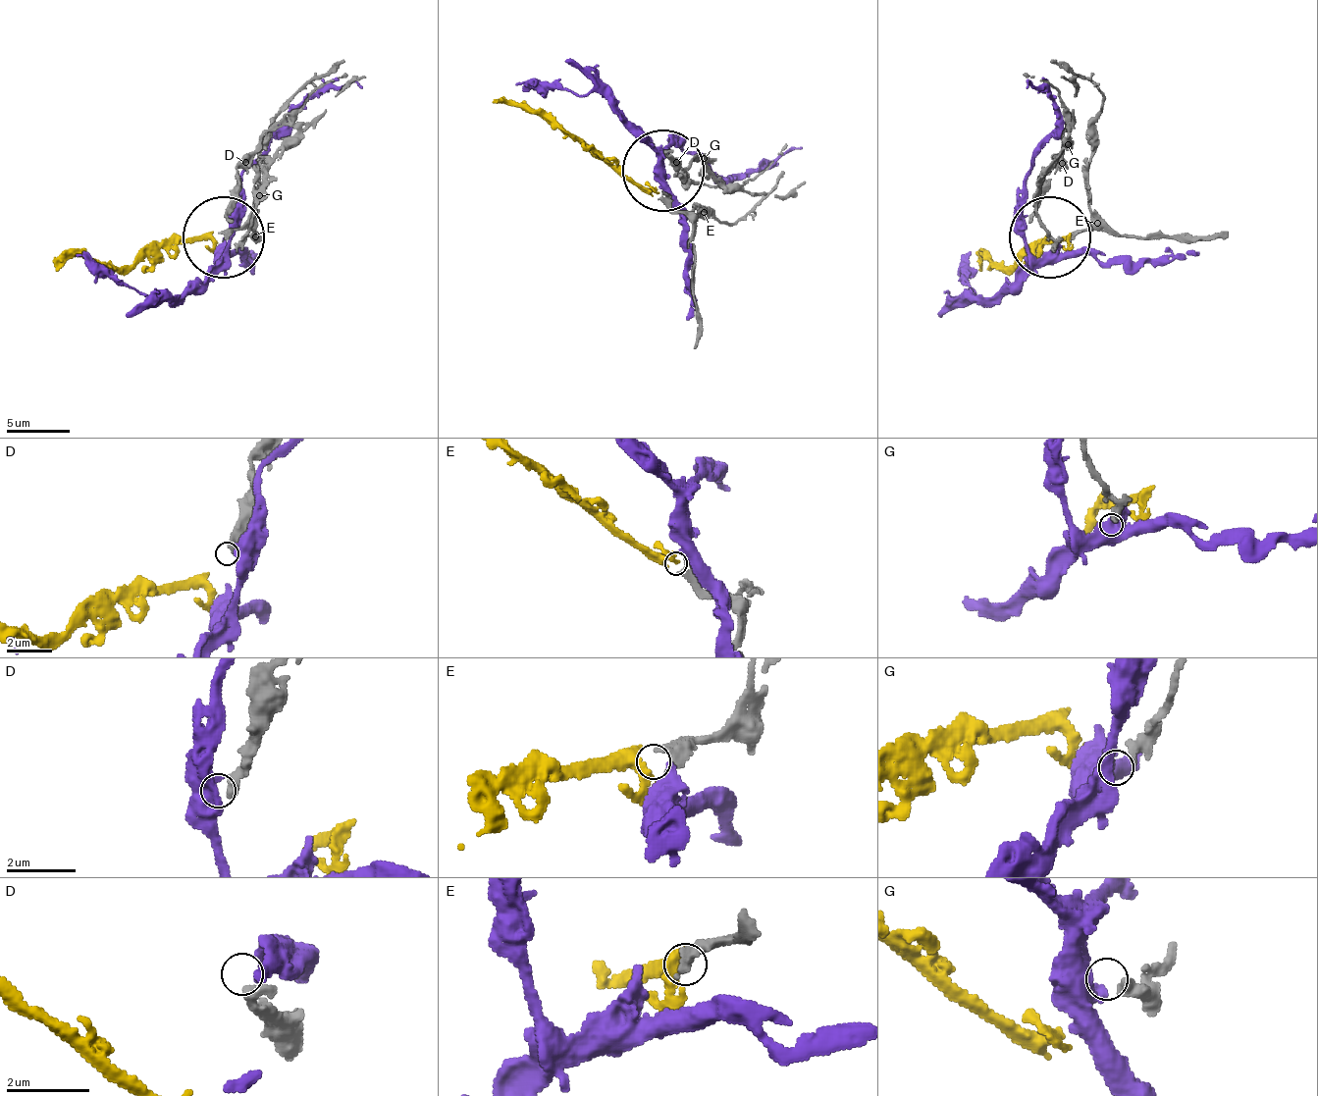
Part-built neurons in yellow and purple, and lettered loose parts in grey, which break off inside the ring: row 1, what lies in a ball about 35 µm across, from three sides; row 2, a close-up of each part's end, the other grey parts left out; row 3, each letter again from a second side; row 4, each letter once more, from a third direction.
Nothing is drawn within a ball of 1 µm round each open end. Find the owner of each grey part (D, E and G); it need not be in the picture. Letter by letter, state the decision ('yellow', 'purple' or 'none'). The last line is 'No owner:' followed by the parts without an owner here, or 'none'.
D: none
E: yellow
G: none
No owner: D, G

